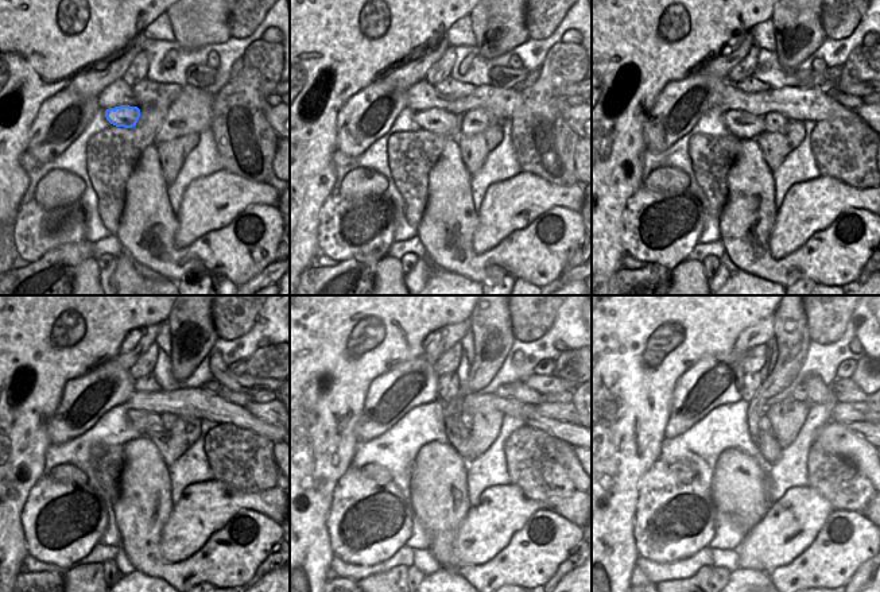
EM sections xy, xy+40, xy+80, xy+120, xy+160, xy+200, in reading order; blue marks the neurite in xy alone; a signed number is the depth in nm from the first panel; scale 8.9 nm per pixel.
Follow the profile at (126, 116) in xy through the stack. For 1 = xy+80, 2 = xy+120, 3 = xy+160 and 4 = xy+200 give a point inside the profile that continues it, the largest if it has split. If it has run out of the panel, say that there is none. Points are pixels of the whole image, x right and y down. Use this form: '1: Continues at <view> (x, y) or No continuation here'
1: Continues at xy+80 (741, 124)
2: Continues at xy+120 (142, 421)
3: Continues at xy+160 (454, 430)
4: Continues at xy+200 (768, 447).

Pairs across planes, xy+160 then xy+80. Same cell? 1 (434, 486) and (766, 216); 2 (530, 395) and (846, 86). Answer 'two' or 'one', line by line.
1: one
2: two

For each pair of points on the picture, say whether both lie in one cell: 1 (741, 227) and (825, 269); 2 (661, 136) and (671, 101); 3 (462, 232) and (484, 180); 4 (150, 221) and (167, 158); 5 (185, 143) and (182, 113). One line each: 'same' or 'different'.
1: same
2: same
3: different
4: different
5: different

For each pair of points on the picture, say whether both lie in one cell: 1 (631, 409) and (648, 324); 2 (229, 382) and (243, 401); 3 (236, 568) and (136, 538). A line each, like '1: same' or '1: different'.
1: same
2: different
3: same

